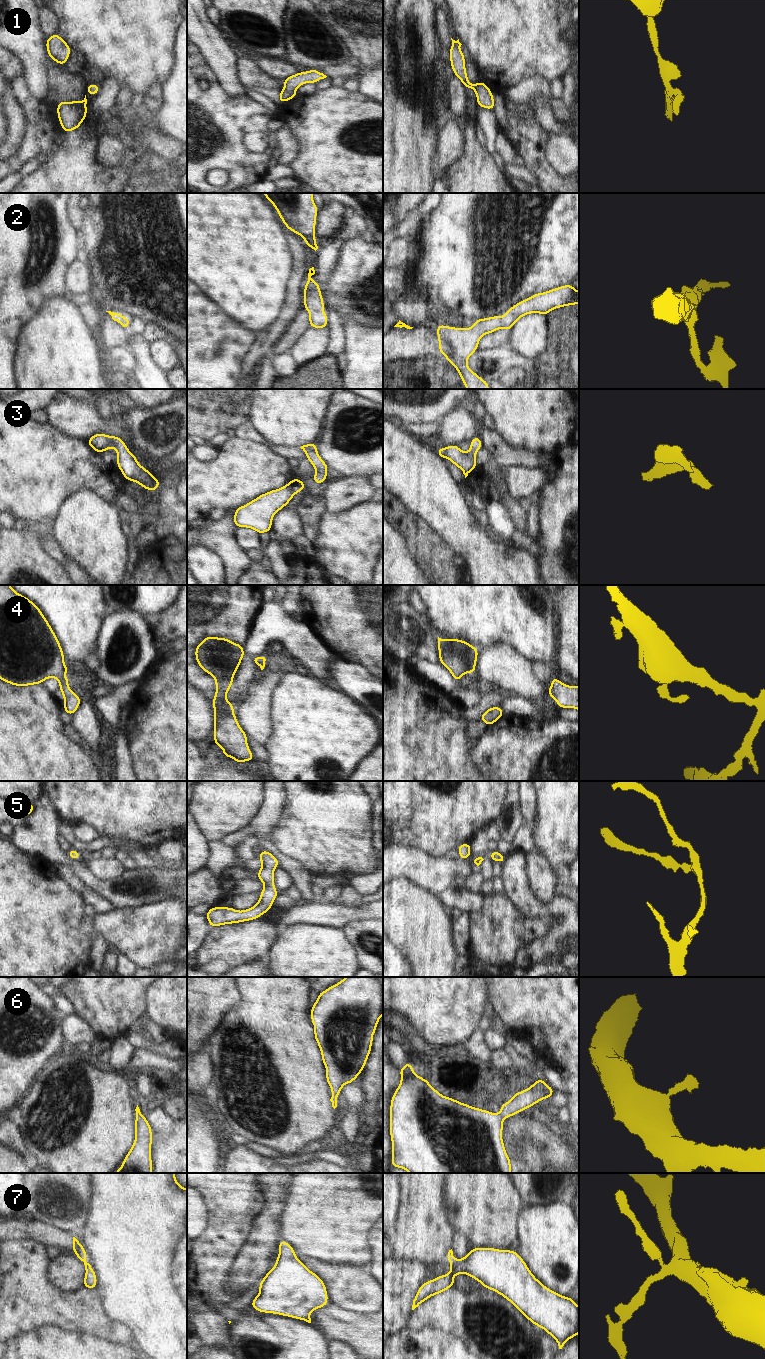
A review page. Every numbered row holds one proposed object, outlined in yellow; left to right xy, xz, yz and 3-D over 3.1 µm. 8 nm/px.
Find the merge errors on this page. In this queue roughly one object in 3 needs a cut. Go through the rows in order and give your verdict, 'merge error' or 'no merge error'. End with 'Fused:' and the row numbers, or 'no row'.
1: no merge error
2: no merge error
3: no merge error
4: no merge error
5: no merge error
6: no merge error
7: no merge error
Fused: no row

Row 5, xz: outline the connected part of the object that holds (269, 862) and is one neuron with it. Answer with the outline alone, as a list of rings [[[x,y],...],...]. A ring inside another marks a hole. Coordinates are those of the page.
[[[264,849],[257,858],[262,863],[261,869],[257,872],[257,877],[265,887],[261,891],[256,905],[242,911],[232,907],[211,907],[205,914],[210,927],[252,921],[272,909],[273,902],[278,896],[273,875],[275,868],[279,867],[280,863],[273,854]]]

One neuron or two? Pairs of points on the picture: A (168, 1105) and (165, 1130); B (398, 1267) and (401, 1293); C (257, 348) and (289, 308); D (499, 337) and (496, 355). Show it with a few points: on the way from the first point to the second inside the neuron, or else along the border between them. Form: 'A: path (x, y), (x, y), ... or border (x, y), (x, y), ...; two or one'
A: border (160, 1106), (168, 1115), (176, 1120); two
B: path (398, 1273), (398, 1287); one
C: path (267, 338), (284, 318); one
D: border (507, 344), (479, 349); two

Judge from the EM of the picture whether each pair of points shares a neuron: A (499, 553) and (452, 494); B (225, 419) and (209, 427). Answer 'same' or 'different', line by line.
A: same
B: same

